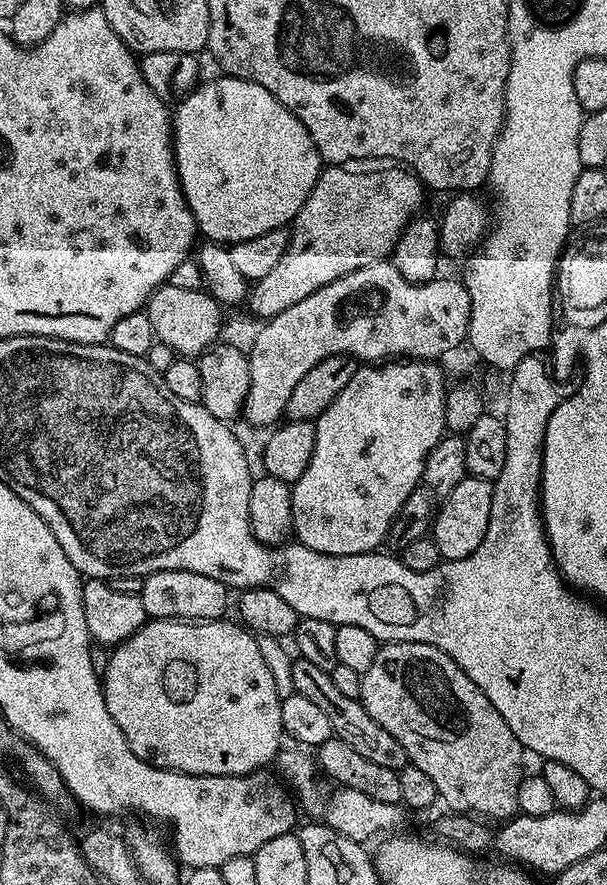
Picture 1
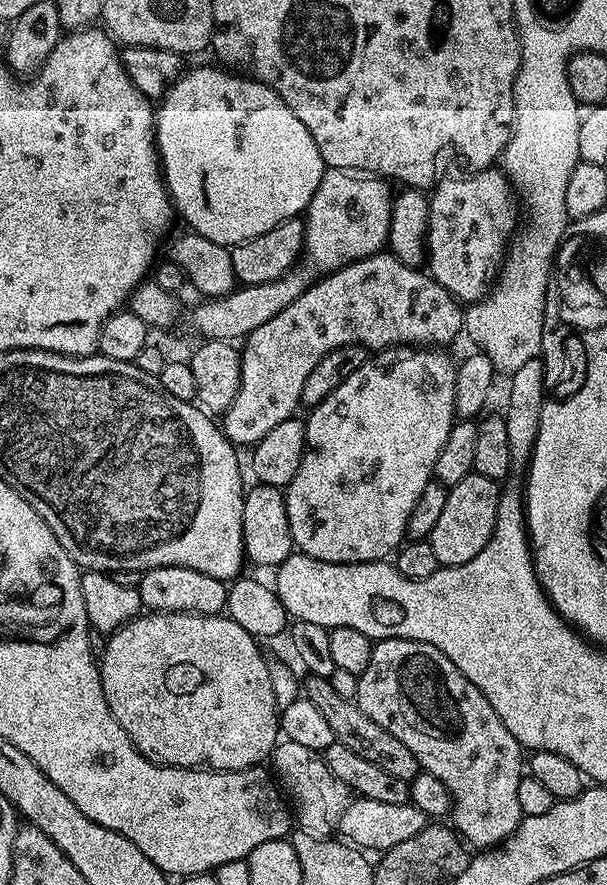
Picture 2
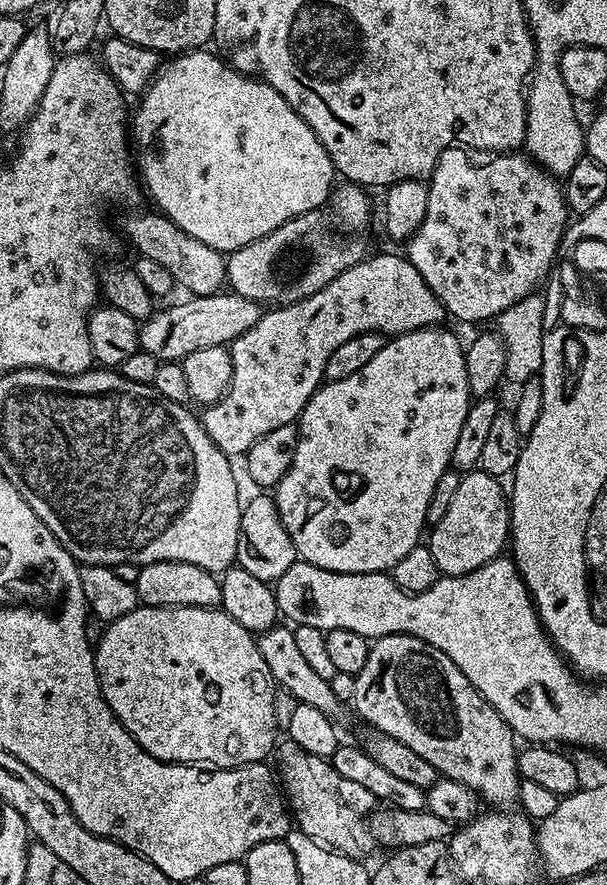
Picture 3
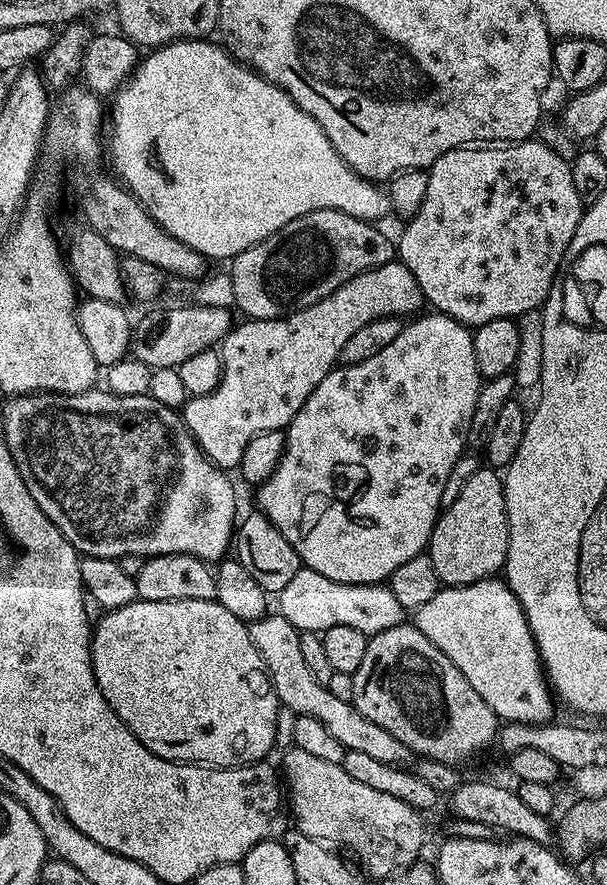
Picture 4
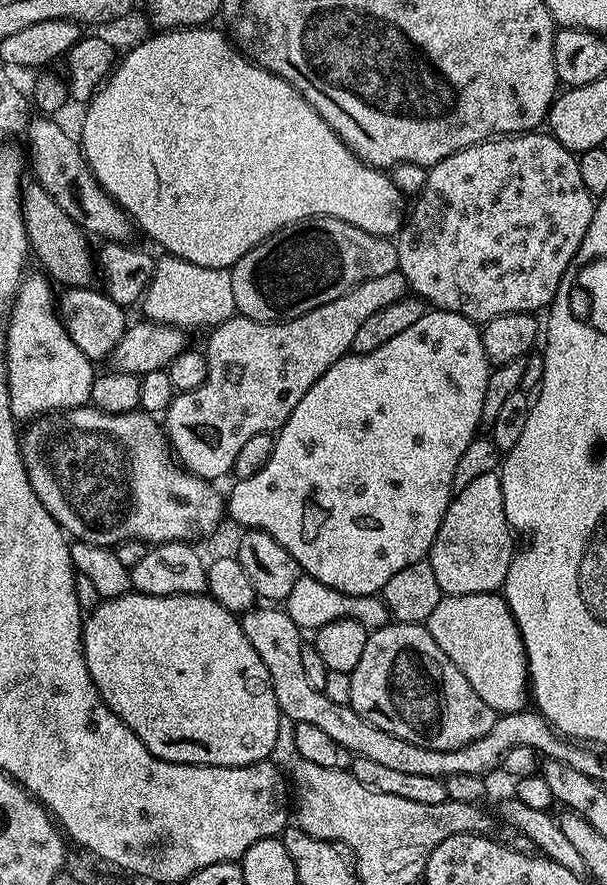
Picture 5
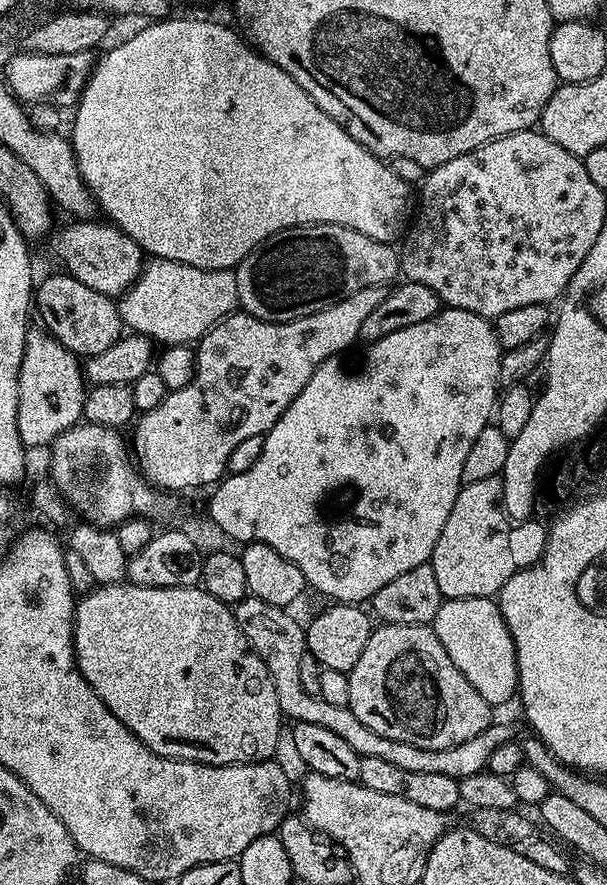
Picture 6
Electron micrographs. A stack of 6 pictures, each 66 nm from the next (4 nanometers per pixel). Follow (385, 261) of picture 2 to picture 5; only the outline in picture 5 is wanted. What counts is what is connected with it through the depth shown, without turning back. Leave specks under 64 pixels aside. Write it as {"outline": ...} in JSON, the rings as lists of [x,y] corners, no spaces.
{"outline":[[[398,270],[390,274],[382,274],[382,278],[370,278],[361,284],[355,284],[342,298],[334,298],[334,302],[326,302],[326,306],[318,306],[306,314],[293,320],[278,324],[260,324],[239,314],[232,315],[211,329],[212,337],[208,340],[206,355],[208,357],[208,373],[206,382],[198,386],[198,390],[177,392],[170,402],[168,411],[163,413],[162,427],[165,437],[174,453],[175,459],[187,471],[201,476],[209,482],[219,481],[219,476],[229,475],[234,466],[234,458],[238,458],[238,450],[254,434],[275,433],[294,414],[294,406],[302,402],[302,394],[334,366],[344,356],[349,355],[354,333],[358,326],[374,314],[374,310],[382,310],[382,306],[390,306],[390,302],[398,302],[409,291],[404,275]]]}

